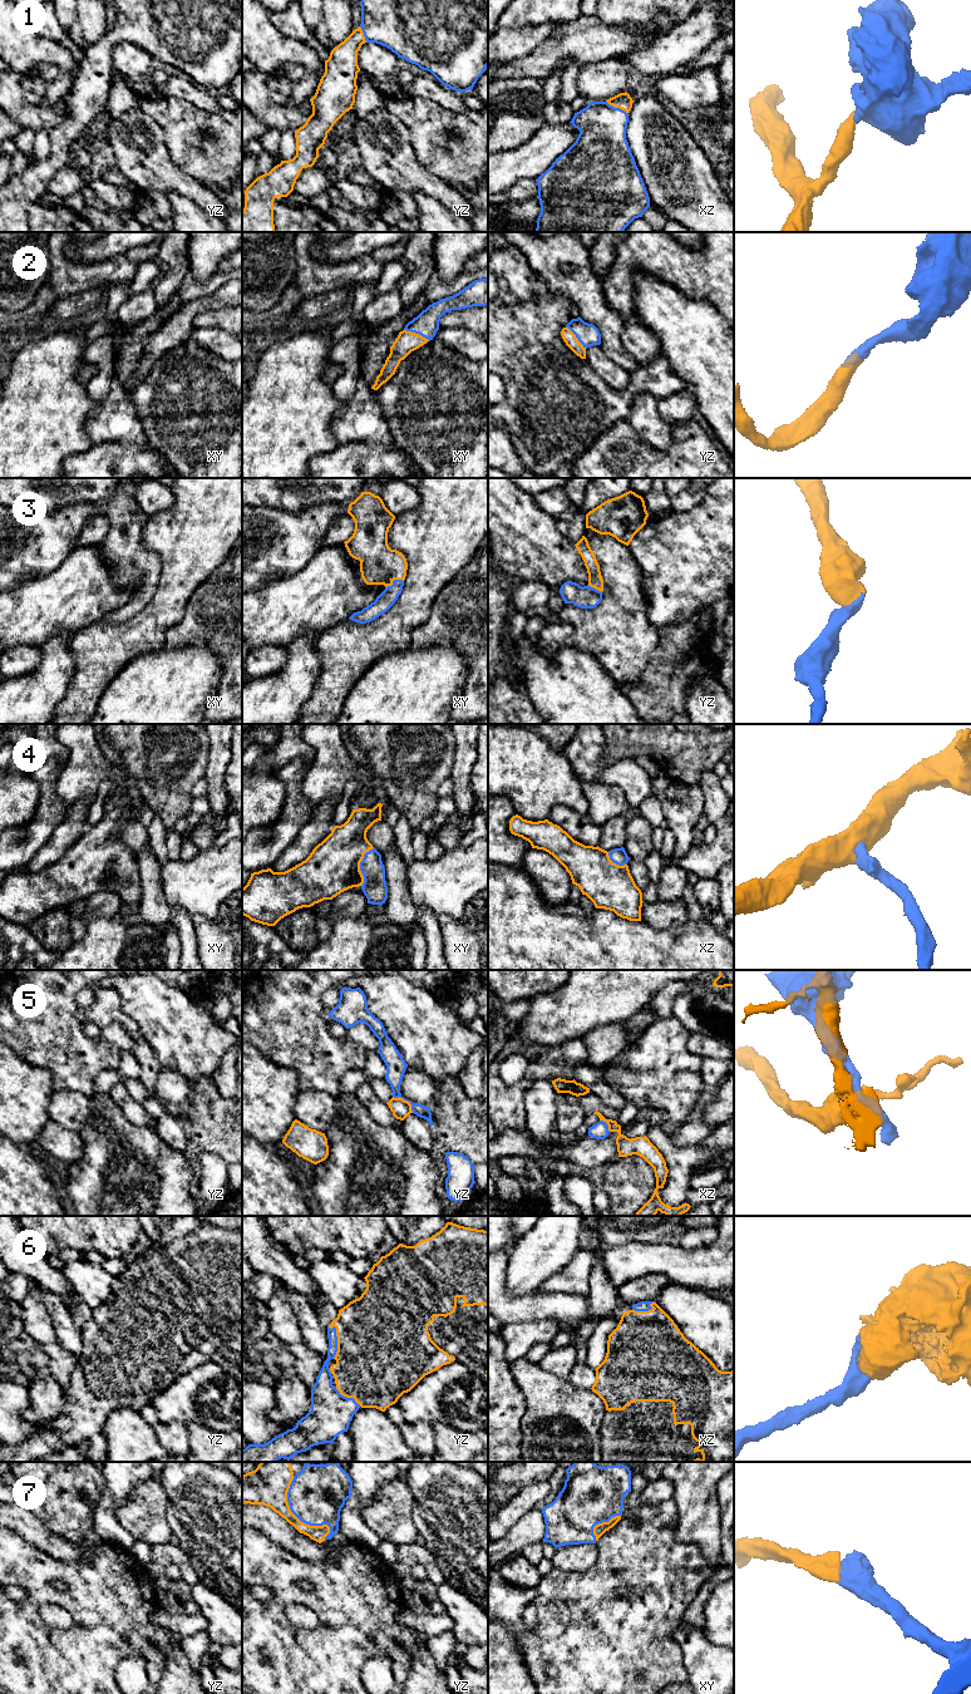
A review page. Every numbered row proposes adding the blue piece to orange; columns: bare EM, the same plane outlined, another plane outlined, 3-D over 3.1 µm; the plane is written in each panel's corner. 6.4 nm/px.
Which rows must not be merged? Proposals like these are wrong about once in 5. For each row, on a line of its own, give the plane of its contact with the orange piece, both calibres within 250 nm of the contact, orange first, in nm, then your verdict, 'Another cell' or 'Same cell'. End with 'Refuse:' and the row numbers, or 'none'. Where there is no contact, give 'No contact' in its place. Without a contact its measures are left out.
1: Touches orange in xz. Thickness 110 nm (orange) against 300 nm. Same cell
2: Touches orange in xy. Thickness 140 nm (orange) against 160 nm. Same cell
3: Touches orange in xy. Thickness 260 nm (orange) against 110 nm. Same cell
4: Touches orange in xy. Thickness 340 nm (orange) against 160 nm. Same cell
5: Touches orange in yz. Thickness 120 nm (orange) against 130 nm. Another cell
6: Touches orange in yz. Thickness 500 nm (orange) against 80 nm. Same cell
7: Touches orange in yz. Thickness 220 nm (orange) against 360 nm. Same cell
Refuse: 5

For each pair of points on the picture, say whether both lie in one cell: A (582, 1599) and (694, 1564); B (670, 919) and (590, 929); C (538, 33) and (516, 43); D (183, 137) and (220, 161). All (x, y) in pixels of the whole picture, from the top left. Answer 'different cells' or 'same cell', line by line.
A: same cell
B: different cells
C: same cell
D: same cell

